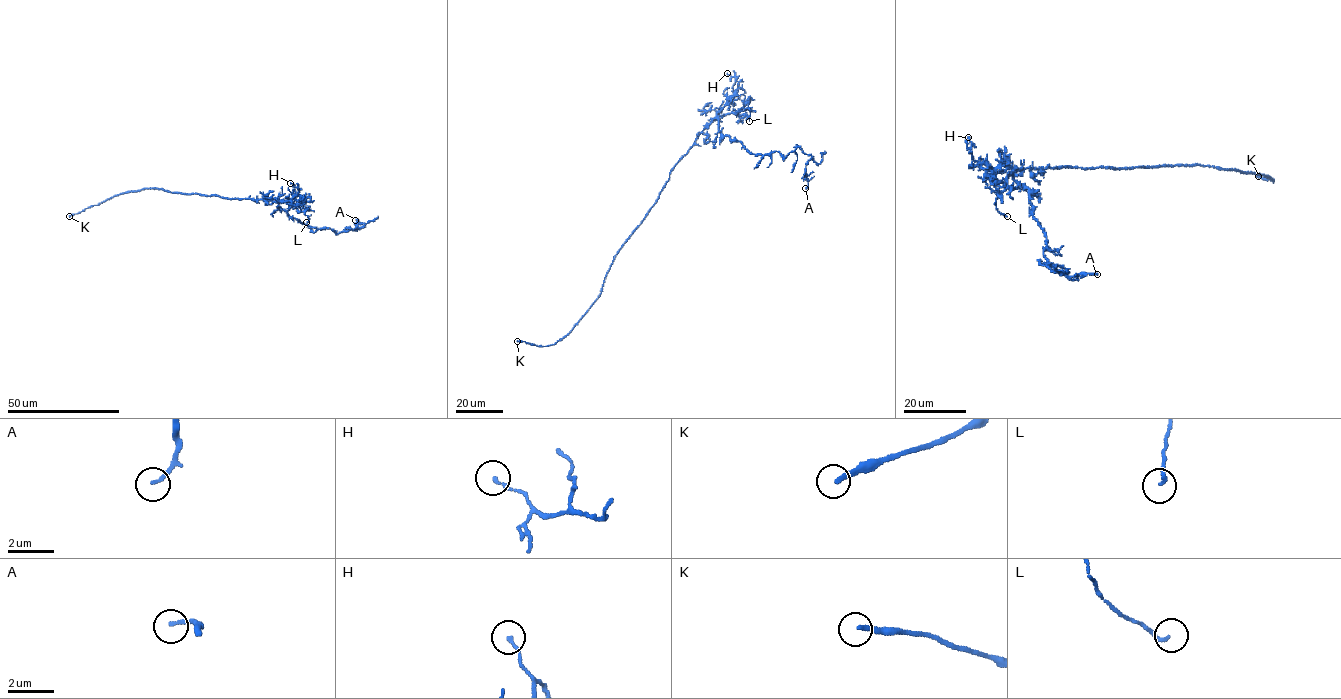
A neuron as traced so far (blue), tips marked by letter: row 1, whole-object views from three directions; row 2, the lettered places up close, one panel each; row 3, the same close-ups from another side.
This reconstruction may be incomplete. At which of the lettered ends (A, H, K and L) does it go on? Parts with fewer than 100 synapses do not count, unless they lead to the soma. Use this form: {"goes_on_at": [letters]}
{"goes_on_at": ["K"]}

